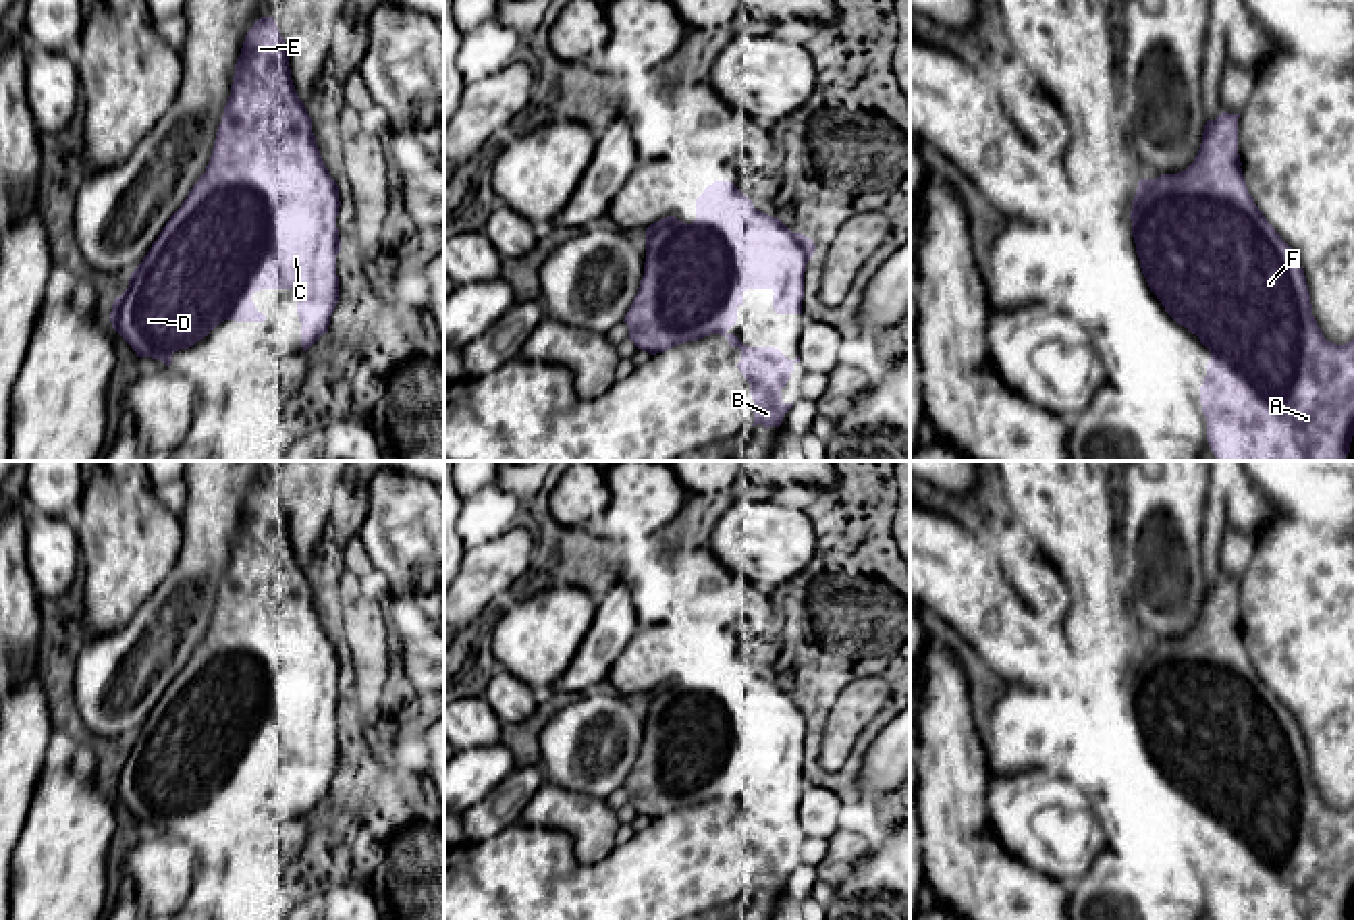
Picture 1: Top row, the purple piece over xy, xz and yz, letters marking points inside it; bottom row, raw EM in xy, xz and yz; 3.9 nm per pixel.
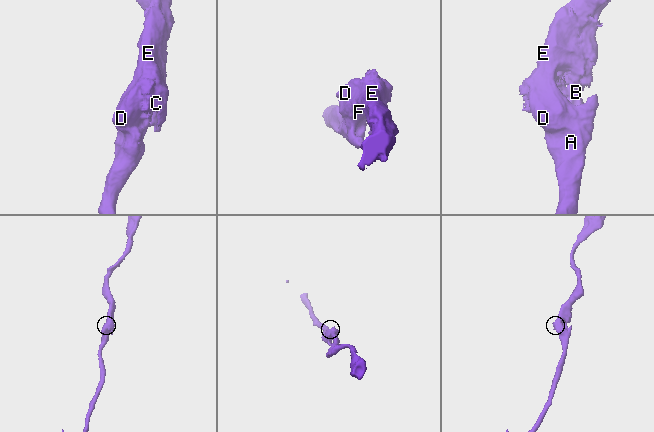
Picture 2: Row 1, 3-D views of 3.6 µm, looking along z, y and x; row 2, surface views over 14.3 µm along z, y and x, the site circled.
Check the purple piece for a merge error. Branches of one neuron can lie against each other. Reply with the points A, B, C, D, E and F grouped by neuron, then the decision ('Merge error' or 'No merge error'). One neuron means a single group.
Groups: A B C D E F. No merge error

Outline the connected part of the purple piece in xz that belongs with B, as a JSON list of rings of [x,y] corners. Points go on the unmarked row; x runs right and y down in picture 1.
[[[714,646],[696,665],[696,685],[692,689],[685,689],[675,681],[667,681],[646,694],[644,741],[623,785],[629,791],[629,804],[638,814],[656,820],[687,806],[698,806],[710,800],[725,802],[731,812],[741,814],[741,827],[737,833],[748,845],[750,860],[754,864],[752,891],[762,889],[764,893],[779,893],[785,878],[793,872],[793,868],[787,870],[781,864],[781,856],[791,843],[793,831],[800,829],[800,822],[791,827],[775,812],[748,812],[727,795],[737,787],[737,773],[743,770],[746,754],[770,754],[775,758],[773,775],[777,779],[802,779],[804,737],[814,716],[816,710],[810,702],[793,698],[779,683],[756,675],[754,669],[735,652],[735,648]]]

